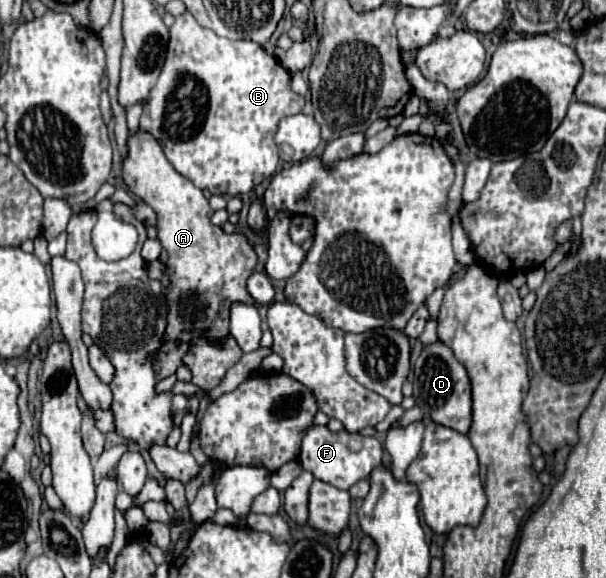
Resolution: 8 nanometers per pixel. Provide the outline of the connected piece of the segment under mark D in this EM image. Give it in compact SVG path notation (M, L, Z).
M441 341L427 345L419 359L415 361L415 377L413 377L413 397L417 405L431 415L431 419L439 425L451 427L463 435L469 433L473 413L471 413L471 379L467 369L453 357L451 349Z

